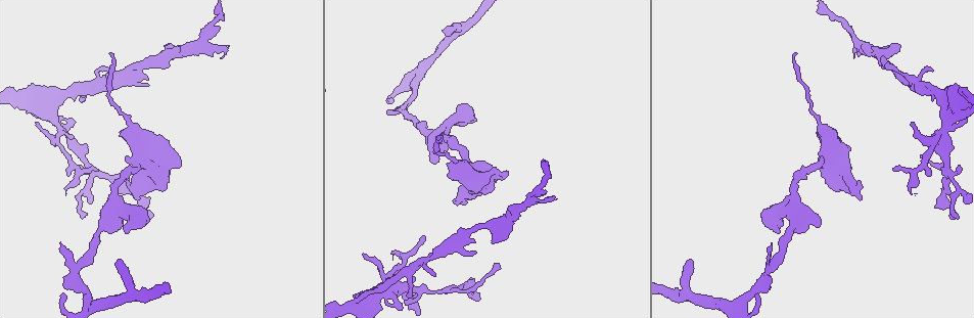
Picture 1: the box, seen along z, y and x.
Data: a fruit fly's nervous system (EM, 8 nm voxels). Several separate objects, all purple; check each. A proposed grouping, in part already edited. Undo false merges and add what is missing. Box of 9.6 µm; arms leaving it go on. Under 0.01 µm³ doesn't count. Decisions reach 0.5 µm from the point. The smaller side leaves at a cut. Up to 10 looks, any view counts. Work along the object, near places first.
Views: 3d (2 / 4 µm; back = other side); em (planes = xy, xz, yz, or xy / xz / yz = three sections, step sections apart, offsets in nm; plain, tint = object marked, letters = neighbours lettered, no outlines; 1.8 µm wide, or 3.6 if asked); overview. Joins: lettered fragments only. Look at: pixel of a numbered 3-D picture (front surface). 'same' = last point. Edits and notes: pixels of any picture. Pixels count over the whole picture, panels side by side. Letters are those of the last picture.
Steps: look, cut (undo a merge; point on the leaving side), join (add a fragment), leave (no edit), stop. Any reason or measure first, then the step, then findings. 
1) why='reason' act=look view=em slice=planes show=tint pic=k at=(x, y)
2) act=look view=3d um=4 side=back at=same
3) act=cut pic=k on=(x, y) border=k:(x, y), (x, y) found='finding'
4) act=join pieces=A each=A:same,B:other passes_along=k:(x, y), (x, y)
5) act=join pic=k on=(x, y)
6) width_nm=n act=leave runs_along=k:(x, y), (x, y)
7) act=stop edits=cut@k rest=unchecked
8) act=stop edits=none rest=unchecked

why='calibre changes' act=look view=3d um=4 pic=1 at=(862, 47)

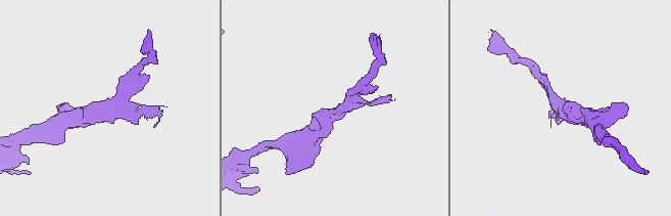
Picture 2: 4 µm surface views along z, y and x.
act=look view=em slice=planes show=letters pic=2 at=(563, 109)

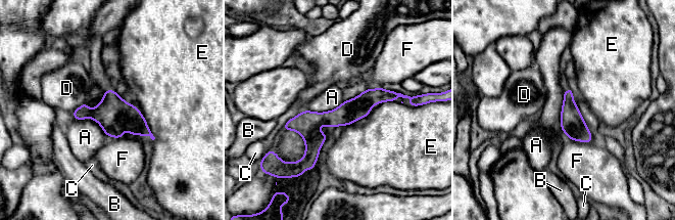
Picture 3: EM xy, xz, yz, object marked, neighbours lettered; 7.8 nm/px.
act=leave each=A:other,B:other,C:other,D:other,E:other,F:other runs_along=3:(395, 94), (322, 119), (306, 165) found='all the same neuron'

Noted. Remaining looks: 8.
why='long arm stops here' act=look view=3d um=2 pic=1 at=(112, 55)

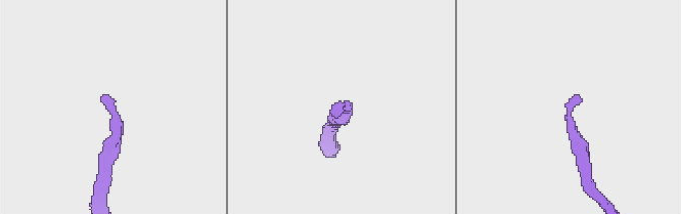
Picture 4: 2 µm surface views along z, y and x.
act=look view=em slice=planes show=tint pic=4 at=(334, 111)

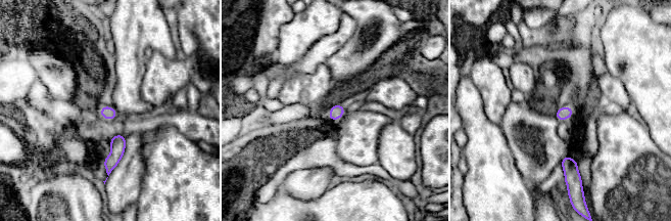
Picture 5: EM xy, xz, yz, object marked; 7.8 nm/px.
why='see the neighbours' act=look view=em slice=planes show=letters at=same

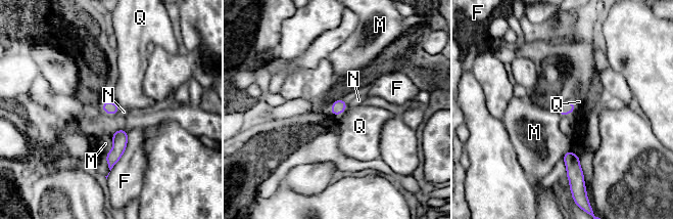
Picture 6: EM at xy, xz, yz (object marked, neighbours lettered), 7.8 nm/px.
width_nm=100 act=leave each=F:other,M:other,N:other,Q:other border=6:(348, 105), (335, 116) found='no lettered fragment goes on from it'

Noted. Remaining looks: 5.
why='thick turns thin' act=look view=em slice=yz step=16 show=tint pic=1 at=(352, 307)

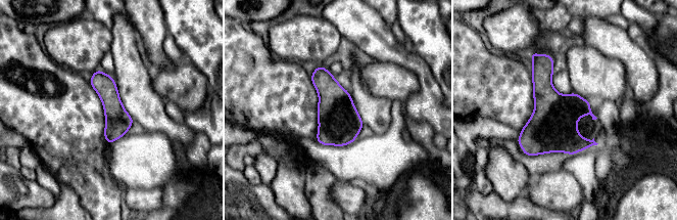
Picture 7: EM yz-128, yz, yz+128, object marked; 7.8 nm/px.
act=look view=em slice=yz step=16 show=letters at=same

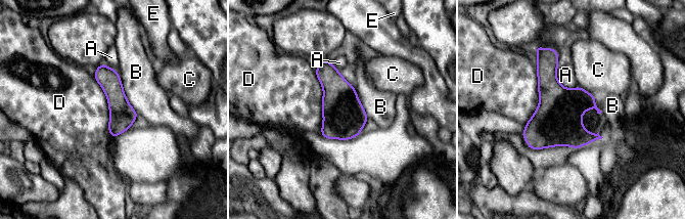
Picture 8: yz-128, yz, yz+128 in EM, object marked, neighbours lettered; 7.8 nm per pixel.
width_nm=200 act=leave each=A:other,B:other,C:other,D:other,E:other runs_along=8:(101, 67), (116, 95), (113, 134) found='all the same neuron'

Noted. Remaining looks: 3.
why='free end' act=look view=em slice=planes show=letters pic=1 at=(446, 33)

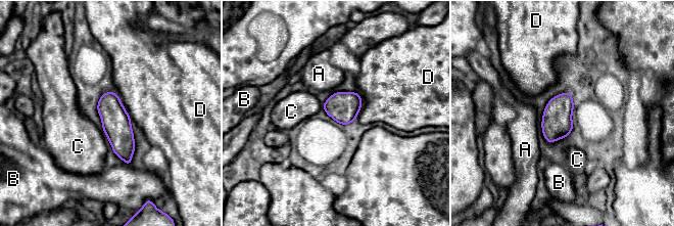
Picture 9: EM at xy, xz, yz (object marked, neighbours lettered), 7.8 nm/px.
act=leave each=A:other,B:other,C:other,D:other border=9:(322, 103), (323, 108) found='no lettered fragment goes on from it'

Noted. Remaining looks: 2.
act=stop edits=none rest=unchecked

